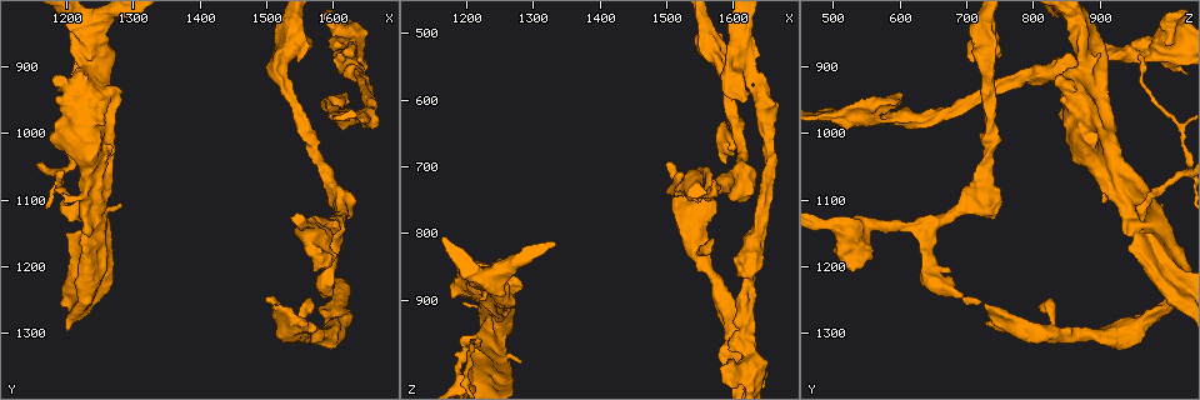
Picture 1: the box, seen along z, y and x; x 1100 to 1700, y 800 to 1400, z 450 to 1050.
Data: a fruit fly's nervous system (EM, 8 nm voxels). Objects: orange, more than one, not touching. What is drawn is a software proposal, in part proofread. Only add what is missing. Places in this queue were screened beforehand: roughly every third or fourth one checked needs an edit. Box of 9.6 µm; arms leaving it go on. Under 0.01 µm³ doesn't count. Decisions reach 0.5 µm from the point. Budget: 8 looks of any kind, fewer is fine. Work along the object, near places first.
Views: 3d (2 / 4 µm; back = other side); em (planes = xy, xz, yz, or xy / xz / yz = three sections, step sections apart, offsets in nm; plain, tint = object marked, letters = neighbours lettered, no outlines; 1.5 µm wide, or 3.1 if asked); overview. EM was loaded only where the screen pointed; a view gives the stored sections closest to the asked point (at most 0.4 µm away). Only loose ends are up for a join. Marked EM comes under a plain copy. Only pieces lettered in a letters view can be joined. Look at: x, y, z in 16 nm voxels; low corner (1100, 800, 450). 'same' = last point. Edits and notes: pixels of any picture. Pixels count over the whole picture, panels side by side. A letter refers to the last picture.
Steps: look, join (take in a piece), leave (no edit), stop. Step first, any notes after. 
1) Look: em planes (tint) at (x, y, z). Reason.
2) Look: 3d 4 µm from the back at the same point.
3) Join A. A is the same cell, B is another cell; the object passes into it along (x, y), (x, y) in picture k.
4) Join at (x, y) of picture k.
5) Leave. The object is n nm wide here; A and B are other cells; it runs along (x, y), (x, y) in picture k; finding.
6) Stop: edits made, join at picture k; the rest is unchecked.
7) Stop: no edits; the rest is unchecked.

Look: em planes (tint) at (1585, 1250, 690). An open end.

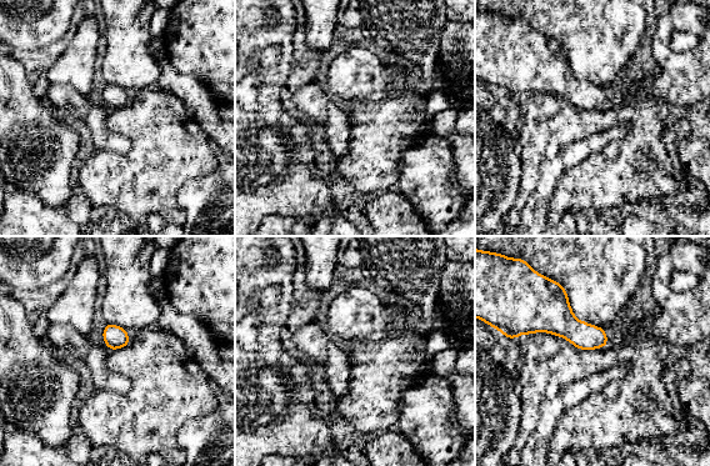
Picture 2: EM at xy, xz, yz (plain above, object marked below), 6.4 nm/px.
Look: em planes (letters) at the same point.

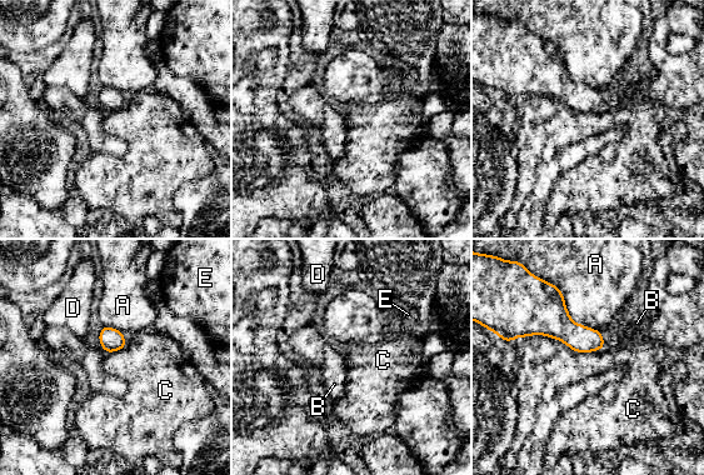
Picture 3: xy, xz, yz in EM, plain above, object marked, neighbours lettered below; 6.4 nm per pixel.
Leave. The object is 150 nm wide here; A, B, C, D and E are other cells; a border runs along (525, 336), (575, 351), (604, 345) in picture 3; no lettered piece goes on from it.

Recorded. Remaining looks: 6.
Look: 3d 2 µm at (1565, 1260, 810). An open end.

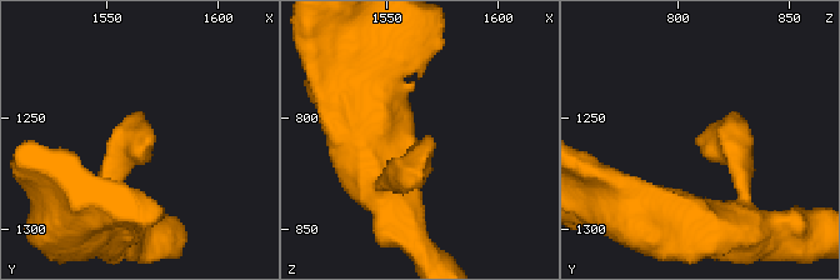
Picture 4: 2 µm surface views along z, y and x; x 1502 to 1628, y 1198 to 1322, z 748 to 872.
Look: em xy step 4 (letters) at (1570, 1261, 810).

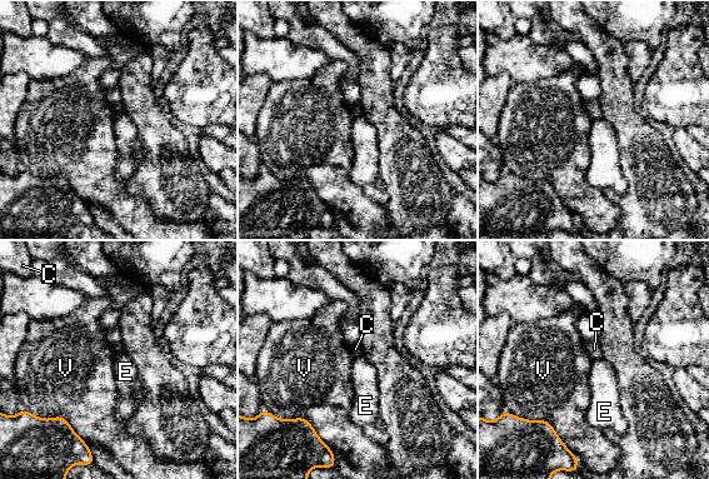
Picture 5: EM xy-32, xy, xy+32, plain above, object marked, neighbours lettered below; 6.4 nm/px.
Look: em planes (letters) at the same point.

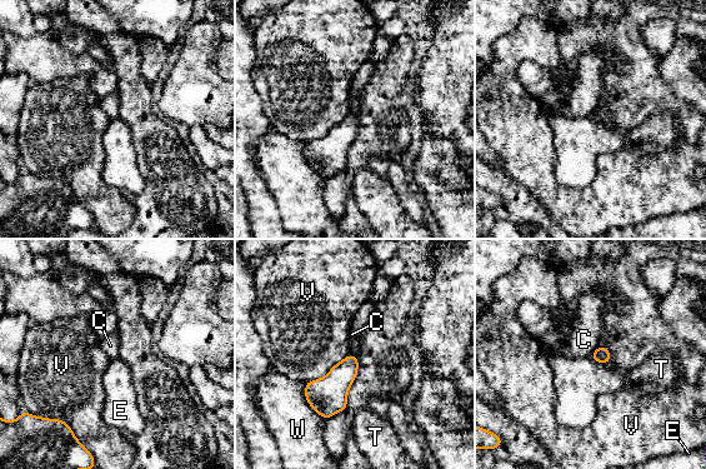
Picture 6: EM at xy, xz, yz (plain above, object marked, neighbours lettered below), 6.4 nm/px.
Leave. C, E, T, V and W are other cells; a border runs along (591, 359), (604, 364) in picture 6; none of them fits.

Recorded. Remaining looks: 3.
Look: 3d 4 µm at (1615, 940, 595). An open end.

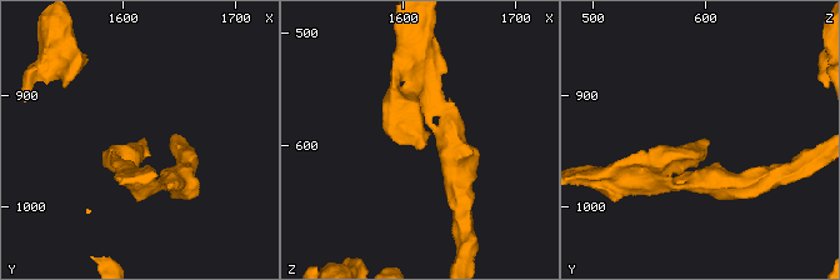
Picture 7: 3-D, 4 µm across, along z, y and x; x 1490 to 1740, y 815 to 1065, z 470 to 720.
Look: em planes (letters) at (1620, 938, 600). Now the EM.

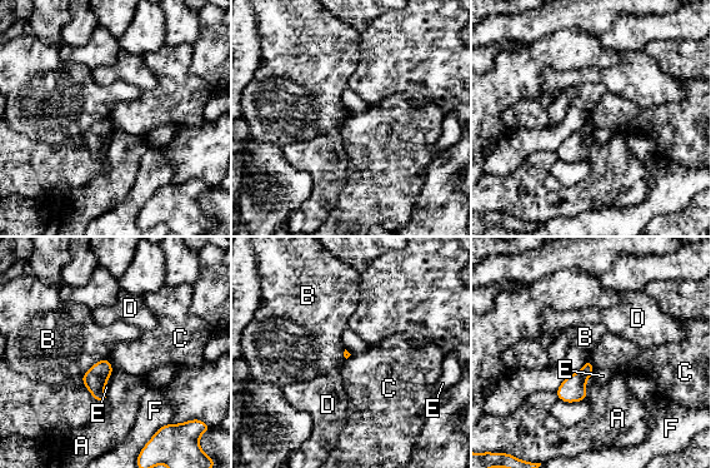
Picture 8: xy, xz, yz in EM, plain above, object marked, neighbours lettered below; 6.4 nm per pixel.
Leave. A, B, C, D, E and F are other cells; a border runs along (106, 357), (98, 361), (80, 376) in picture 8; no lettered piece goes on from it.

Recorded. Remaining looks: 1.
Stop: no edits; the rest is unchecked.

